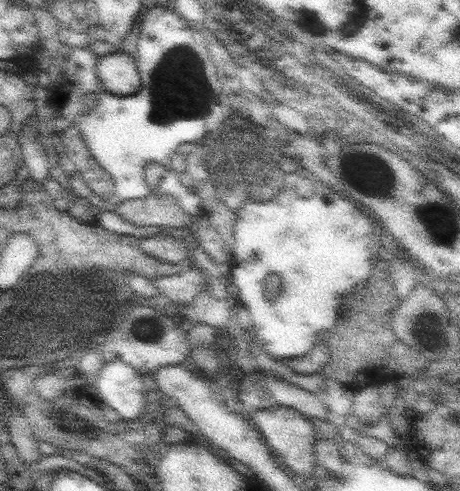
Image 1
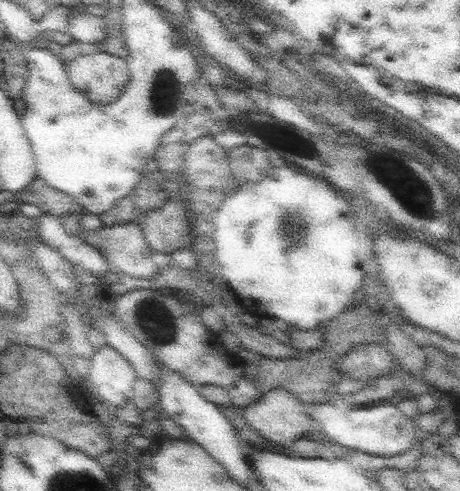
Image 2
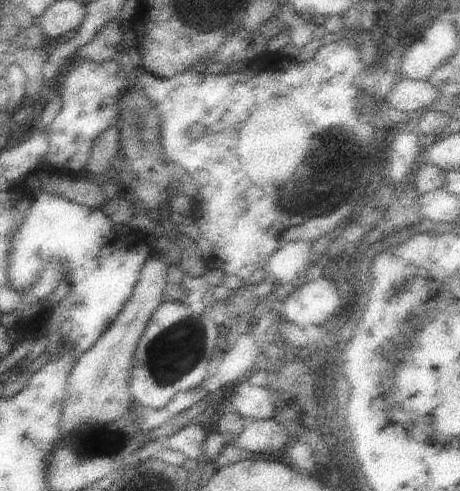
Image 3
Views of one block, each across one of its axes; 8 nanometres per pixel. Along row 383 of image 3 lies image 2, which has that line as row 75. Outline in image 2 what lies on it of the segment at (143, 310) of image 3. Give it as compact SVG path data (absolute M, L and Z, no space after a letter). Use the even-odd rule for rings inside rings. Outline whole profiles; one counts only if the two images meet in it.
M95 50L95 54L77 56L67 64L67 80L79 92L85 92L91 102L109 104L129 84L127 60Z

